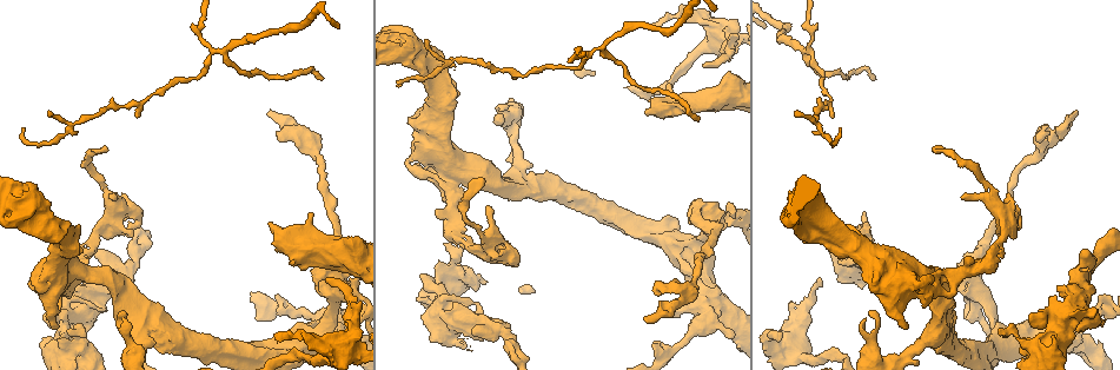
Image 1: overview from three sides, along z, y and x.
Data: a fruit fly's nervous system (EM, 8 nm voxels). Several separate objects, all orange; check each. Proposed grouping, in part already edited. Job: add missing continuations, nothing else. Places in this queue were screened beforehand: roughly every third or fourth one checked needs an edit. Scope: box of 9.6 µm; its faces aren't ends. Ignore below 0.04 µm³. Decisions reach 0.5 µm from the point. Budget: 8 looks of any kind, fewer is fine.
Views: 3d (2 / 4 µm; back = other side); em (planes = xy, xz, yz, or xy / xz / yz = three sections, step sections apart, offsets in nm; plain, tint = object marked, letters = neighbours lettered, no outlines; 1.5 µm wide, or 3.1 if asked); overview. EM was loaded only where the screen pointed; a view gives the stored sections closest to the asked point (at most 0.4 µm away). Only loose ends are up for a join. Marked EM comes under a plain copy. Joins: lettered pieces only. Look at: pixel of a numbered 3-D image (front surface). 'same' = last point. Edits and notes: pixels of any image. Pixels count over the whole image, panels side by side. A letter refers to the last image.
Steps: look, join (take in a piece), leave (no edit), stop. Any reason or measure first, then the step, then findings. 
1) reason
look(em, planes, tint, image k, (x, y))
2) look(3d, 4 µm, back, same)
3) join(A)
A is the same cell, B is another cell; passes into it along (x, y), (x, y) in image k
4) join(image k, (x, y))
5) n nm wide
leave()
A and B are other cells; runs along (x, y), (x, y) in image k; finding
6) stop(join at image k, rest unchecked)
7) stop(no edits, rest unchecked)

branch stops here
look(em, xz, step 4, tint, image 1, (696, 119))

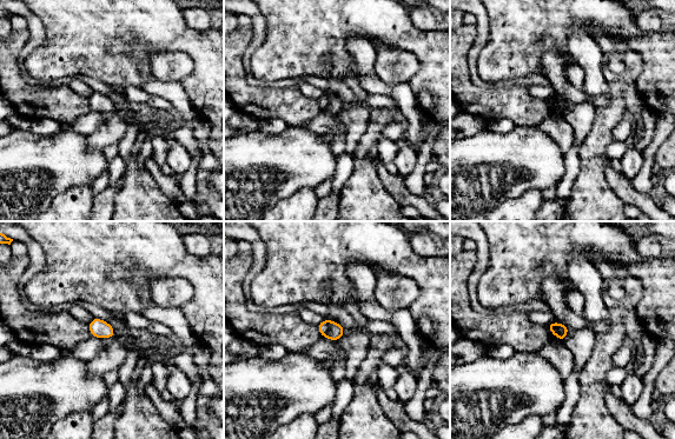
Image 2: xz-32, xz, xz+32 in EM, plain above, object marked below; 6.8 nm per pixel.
look(em, planes, tint, same)

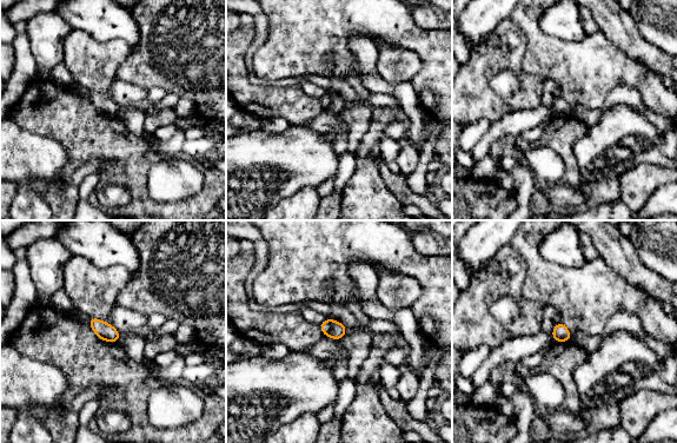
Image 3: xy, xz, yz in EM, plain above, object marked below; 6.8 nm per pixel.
look(em, planes, letters, same)

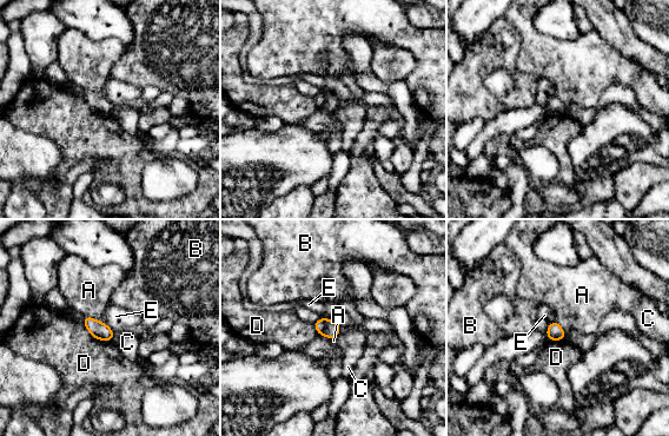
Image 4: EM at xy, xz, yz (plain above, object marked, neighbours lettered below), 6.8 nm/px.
110 nm wide
leave()
A, B, C, D and E are other cells; border along (83, 324), (93, 337), (111, 341) in image 4; no lettered piece goes on from it

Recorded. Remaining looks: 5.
an open end
look(3d, 2 µm, back, image 1, (862, 212))

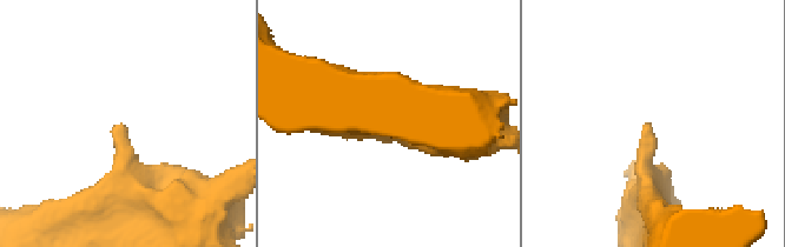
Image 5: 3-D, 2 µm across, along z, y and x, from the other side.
look(em, planes, letters, image 5, (650, 125))

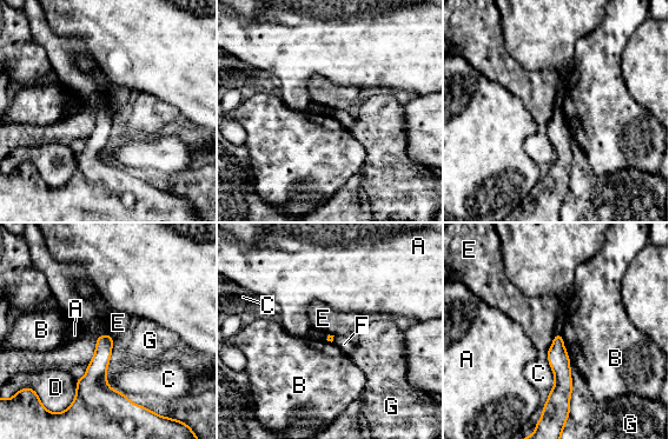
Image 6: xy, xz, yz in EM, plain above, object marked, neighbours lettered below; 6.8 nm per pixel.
leave()
A, B, C, D, E, F and G are other cells; none of them fits

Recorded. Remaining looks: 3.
free end
look(em, planes, letters, image 1, (446, 347))

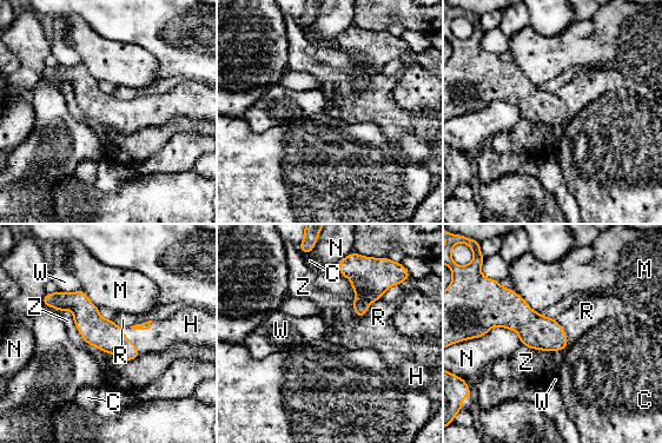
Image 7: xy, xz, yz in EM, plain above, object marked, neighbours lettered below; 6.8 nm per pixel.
220 nm wide; M touches over 260 nm
join(H)
H is the same cell, C, M, N, R, W and Z are other cells; it goes on there

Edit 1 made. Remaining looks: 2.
stop(join at image 7, rest unchecked)

